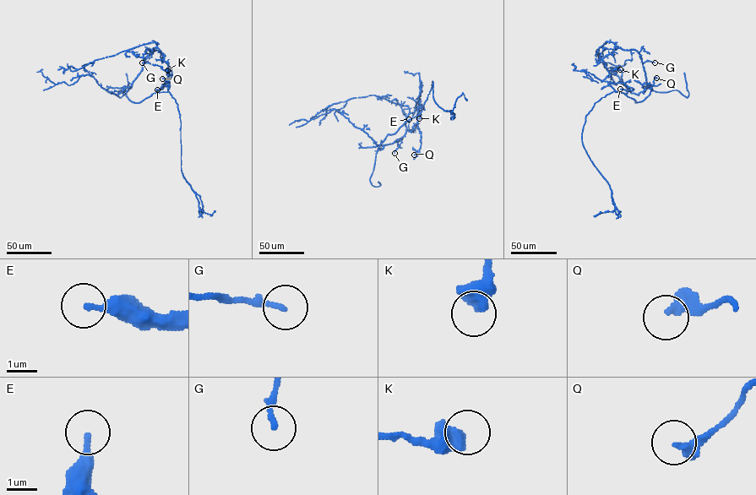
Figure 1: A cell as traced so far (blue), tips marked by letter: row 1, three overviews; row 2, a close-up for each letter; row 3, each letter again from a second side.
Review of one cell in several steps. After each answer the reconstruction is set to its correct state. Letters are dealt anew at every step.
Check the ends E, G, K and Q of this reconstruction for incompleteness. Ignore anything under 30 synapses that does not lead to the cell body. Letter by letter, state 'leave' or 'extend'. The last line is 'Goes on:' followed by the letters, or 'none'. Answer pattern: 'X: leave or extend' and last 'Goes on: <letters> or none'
E: leave
G: leave
K: leave
Q: leave
Goes on: none

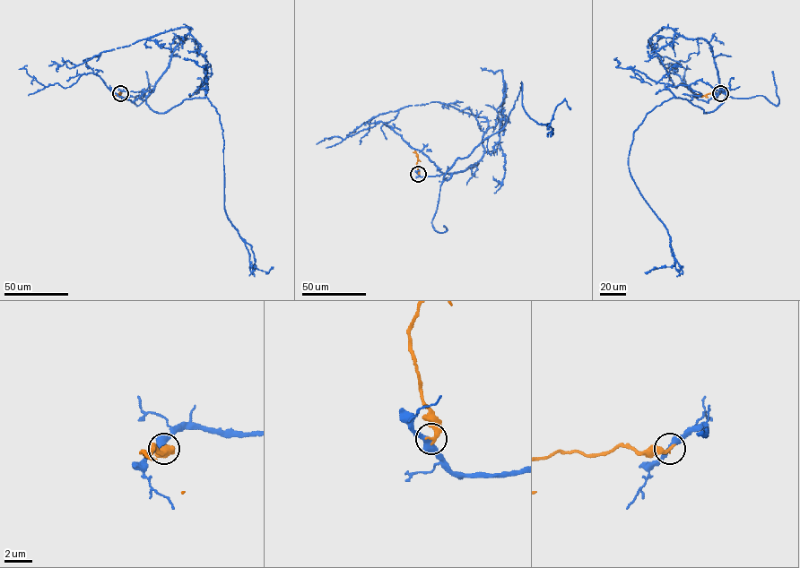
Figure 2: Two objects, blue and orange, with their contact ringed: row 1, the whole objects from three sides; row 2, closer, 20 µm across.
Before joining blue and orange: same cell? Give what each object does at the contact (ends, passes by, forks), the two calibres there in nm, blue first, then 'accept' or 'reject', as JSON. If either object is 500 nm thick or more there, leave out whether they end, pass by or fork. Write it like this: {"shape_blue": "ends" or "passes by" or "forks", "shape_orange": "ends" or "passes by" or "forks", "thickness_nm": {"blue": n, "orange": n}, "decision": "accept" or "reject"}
{"shape_blue": "passes by", "shape_orange": "ends", "thickness_nm": {"blue": 400, "orange": 320}, "decision": "reject"}

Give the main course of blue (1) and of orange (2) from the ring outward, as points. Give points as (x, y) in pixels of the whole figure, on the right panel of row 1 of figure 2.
1: (720, 93), (704, 113), (686, 98), (664, 101), (634, 133), (629, 171), (675, 260), (647, 273), (655, 267)
2: (720, 93), (698, 96)

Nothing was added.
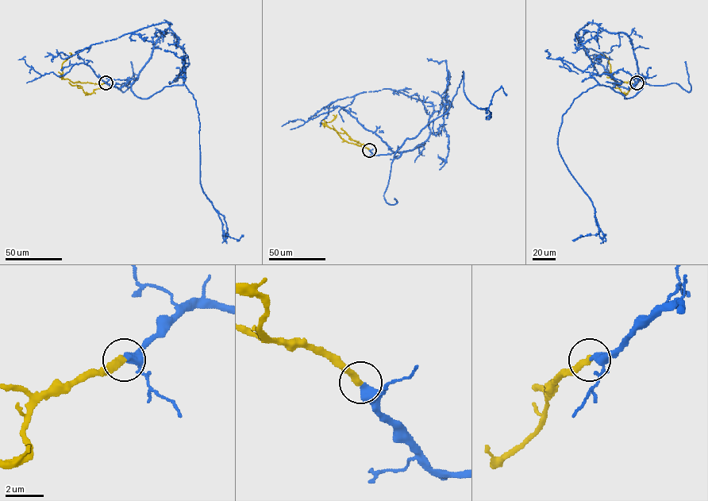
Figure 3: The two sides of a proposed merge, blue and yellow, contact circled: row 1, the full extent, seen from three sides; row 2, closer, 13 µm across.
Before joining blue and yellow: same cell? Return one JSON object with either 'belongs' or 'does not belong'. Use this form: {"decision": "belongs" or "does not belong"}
{"decision": "belongs"}

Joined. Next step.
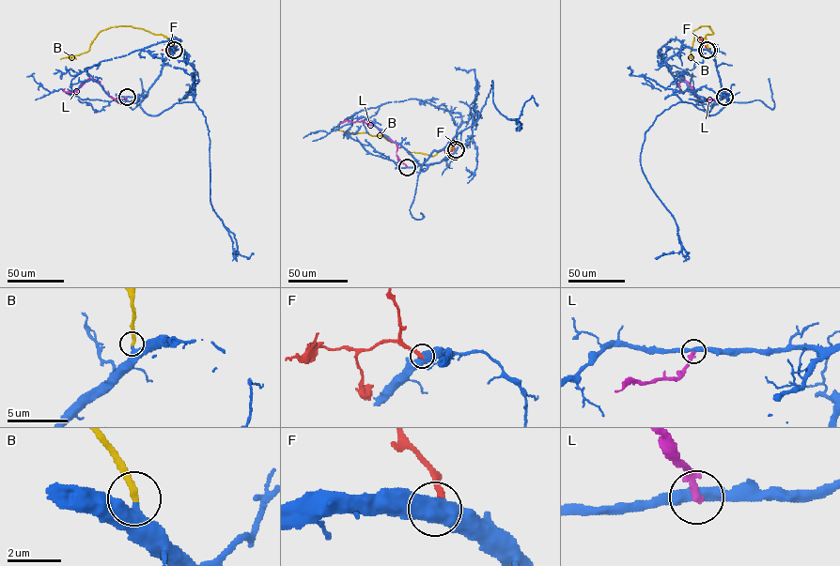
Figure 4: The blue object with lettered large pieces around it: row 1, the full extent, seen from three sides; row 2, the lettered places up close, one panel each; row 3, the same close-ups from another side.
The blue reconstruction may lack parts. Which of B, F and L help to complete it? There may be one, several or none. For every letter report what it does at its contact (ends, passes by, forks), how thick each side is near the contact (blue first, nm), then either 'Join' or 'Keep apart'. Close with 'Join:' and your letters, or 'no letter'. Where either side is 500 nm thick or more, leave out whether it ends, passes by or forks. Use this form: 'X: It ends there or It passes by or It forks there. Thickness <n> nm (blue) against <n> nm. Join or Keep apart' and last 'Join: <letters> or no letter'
B: It ends there. Thickness 480 nm (blue) against 280 nm. Join
F: Thickness 650 nm (blue) against 280 nm. Keep apart
L: It ends there. Thickness 360 nm (blue) against 280 nm. Keep apart
Join: B

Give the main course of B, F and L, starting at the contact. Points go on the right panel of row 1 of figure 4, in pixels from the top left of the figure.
B: (708, 50), (705, 36), (713, 33), (709, 26), (702, 25), (693, 31), (692, 55), (688, 59)
F: (707, 50), (699, 37)
L: (724, 97), (701, 100), (683, 79), (679, 84), (679, 93), (680, 88)

